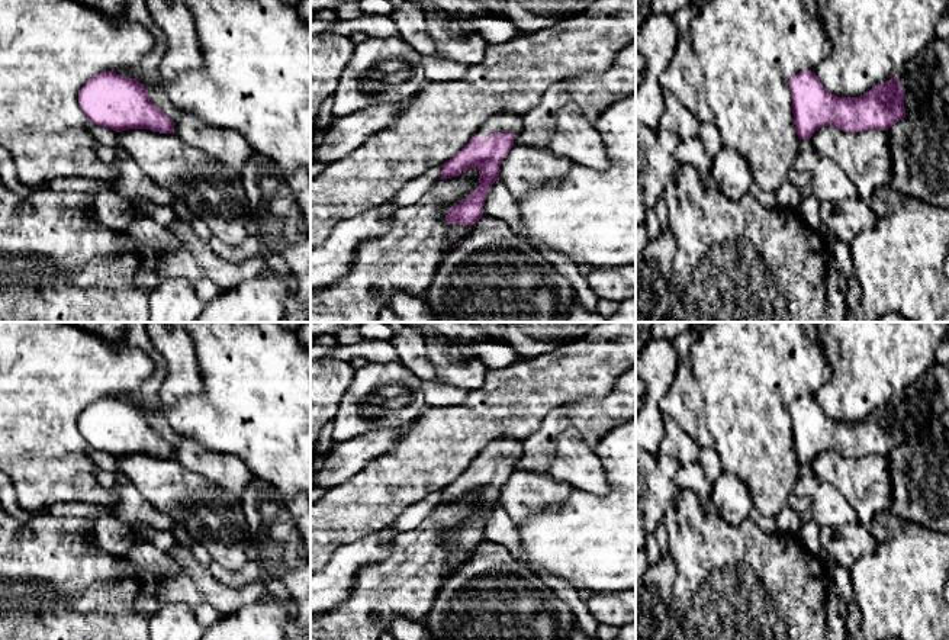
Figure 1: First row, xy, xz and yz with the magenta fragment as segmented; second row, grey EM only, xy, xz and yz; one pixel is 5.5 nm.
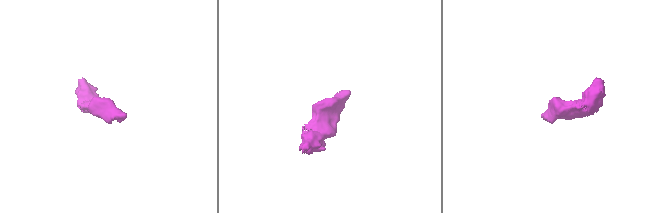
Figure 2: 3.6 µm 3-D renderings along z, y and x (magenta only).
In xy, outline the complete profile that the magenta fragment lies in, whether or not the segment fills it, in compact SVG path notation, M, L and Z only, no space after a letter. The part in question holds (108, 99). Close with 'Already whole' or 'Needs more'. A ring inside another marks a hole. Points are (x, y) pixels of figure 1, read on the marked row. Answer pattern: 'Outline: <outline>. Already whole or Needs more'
Outline: M113 71L100 73L86 81L78 93L78 103L91 123L115 132L174 132L173 122L149 100L142 83Z. Already whole

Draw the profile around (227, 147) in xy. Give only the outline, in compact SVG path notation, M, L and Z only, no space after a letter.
M177 110L174 134L187 145L205 152L212 163L231 168L239 176L254 149L234 129L219 129L206 125L190 113Z

